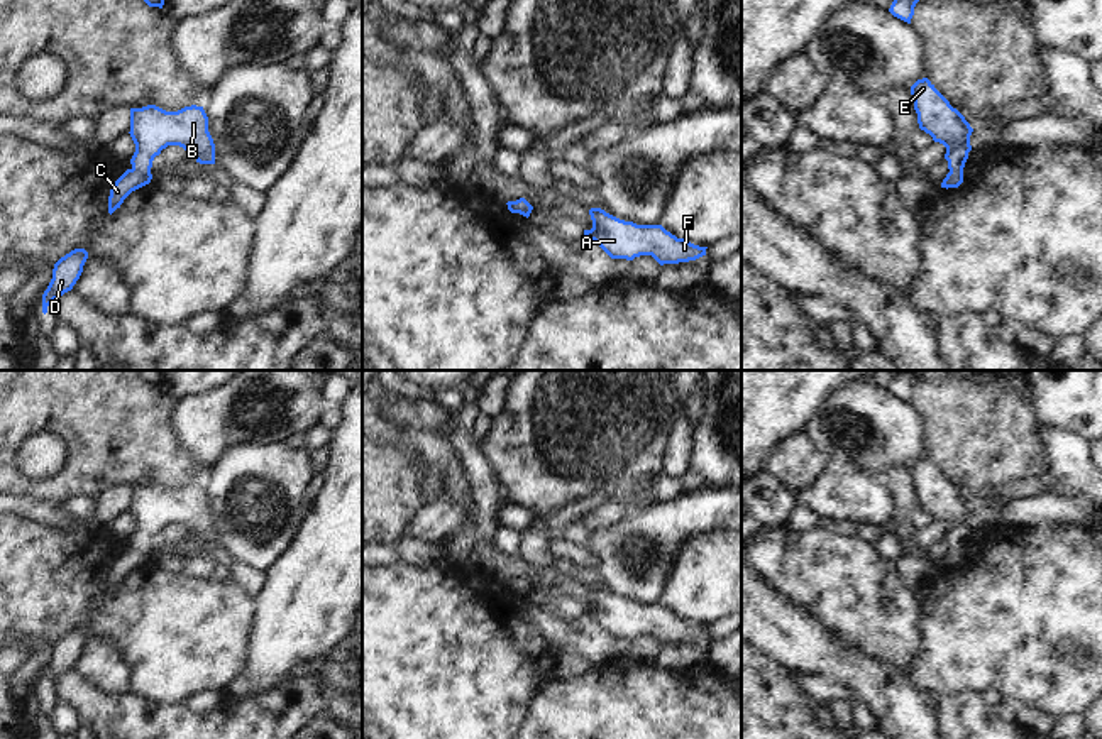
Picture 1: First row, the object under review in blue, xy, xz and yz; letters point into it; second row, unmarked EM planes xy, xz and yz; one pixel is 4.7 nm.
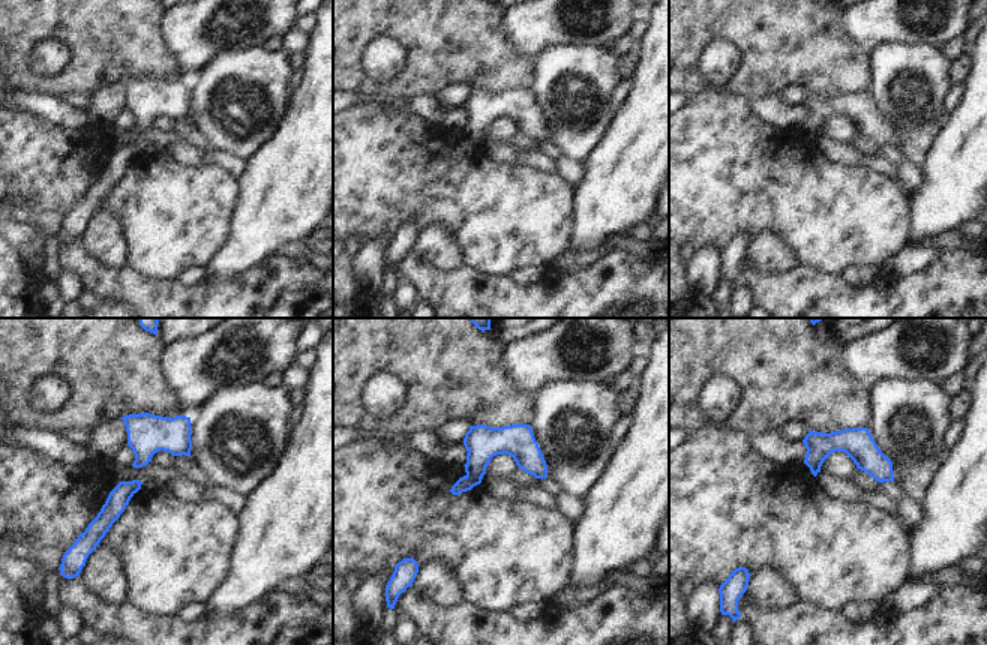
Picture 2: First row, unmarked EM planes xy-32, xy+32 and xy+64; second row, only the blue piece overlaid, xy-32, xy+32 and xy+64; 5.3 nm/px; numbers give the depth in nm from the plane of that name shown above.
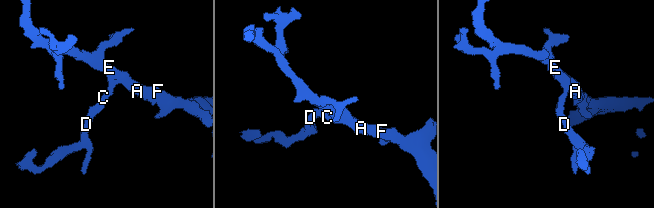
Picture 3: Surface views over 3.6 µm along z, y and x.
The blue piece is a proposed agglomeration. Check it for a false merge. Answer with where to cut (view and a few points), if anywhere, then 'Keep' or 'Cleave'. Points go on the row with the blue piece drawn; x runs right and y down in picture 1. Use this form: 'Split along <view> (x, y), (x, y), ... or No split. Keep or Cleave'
No split. Keep

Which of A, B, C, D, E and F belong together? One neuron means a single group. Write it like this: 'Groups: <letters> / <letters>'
Groups: A B C D E F

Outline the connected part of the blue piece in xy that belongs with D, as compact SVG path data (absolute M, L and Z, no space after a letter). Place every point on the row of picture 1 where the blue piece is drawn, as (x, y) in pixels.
M74 249L61 257L52 269L52 279L42 294L42 313L47 313L47 306L64 293L71 291L83 272L83 265L88 259L85 249Z

